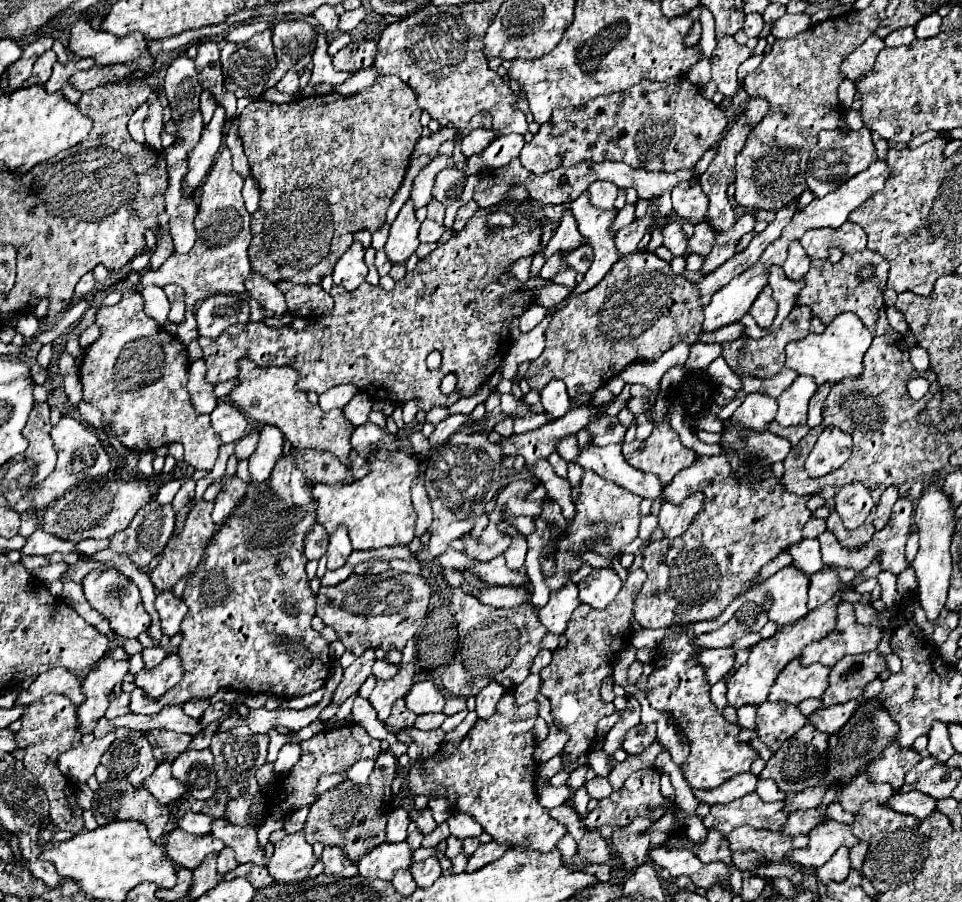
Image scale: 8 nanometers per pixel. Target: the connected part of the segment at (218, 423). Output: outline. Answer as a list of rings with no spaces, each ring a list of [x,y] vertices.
[[[221,400],[217,408],[211,412],[211,426],[215,434],[219,434],[223,444],[229,444],[245,436],[247,418],[235,404]]]

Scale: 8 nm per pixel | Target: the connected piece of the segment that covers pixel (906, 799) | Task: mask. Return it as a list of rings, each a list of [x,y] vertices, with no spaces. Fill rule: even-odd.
[[[895,792],[887,802],[885,806],[893,812],[899,812],[899,814],[911,814],[919,820],[927,818],[933,810],[935,810],[935,800],[925,796],[925,794],[917,794],[917,792]]]

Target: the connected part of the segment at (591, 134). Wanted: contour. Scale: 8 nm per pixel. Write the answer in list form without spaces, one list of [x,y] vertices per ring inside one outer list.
[[[687,78],[669,82],[641,82],[629,92],[595,98],[573,110],[555,110],[551,120],[526,143],[519,158],[533,174],[543,174],[559,166],[575,166],[585,160],[617,160],[633,168],[677,172],[697,164],[713,148],[727,128],[725,114],[705,100]]]

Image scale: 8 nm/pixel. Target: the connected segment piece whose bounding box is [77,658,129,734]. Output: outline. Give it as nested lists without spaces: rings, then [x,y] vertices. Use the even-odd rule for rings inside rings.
[[[101,658],[97,662],[95,670],[87,674],[83,680],[83,694],[85,702],[77,708],[77,726],[81,734],[93,732],[97,720],[105,714],[109,704],[109,692],[115,684],[123,680],[123,676],[129,670],[127,660],[113,660],[113,658]]]

